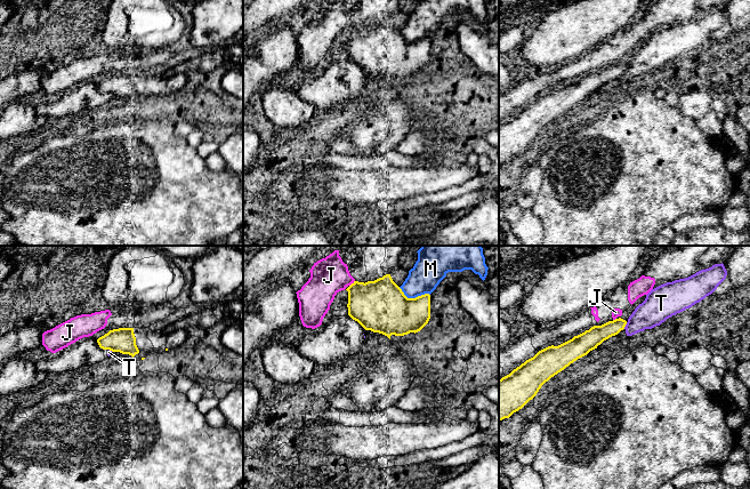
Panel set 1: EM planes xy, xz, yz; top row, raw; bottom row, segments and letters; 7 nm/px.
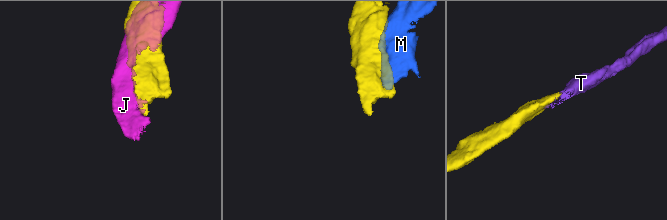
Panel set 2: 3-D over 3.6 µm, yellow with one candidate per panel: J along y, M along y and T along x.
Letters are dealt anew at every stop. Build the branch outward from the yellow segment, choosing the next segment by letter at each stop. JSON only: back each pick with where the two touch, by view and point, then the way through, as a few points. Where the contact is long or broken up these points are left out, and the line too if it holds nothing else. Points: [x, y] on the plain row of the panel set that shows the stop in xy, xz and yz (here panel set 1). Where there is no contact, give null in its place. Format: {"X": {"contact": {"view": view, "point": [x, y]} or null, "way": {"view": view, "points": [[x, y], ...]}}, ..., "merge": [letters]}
{"merge": []}

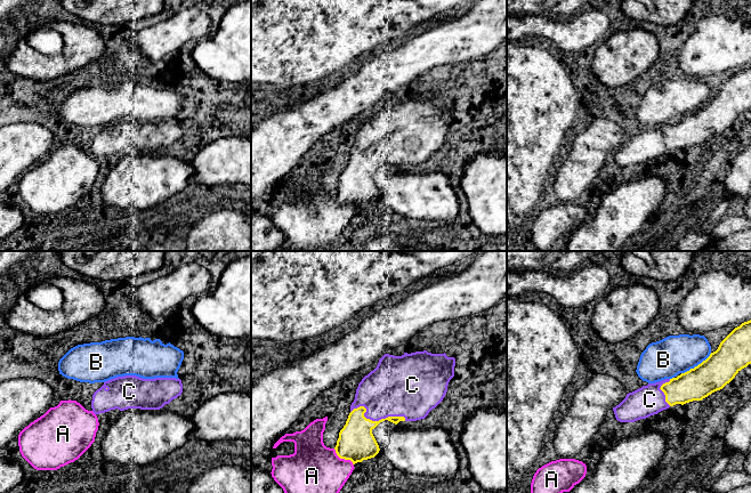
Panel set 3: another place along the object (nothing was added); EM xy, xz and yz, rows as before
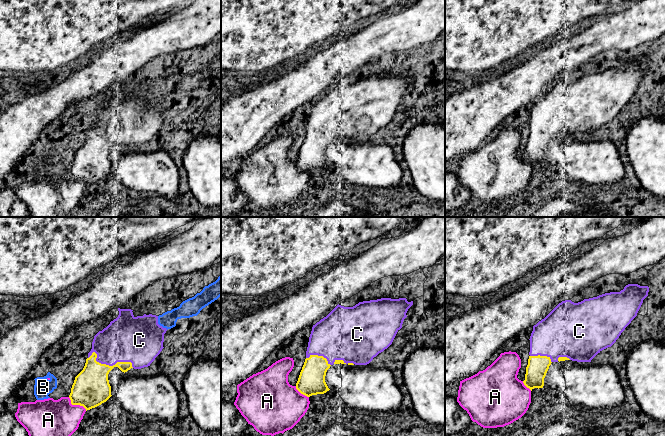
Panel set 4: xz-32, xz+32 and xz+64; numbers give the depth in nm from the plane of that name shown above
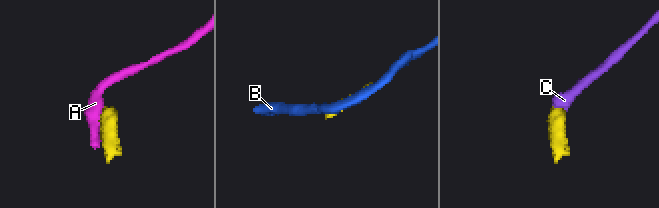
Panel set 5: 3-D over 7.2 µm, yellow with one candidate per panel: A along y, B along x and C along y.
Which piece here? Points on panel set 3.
{"C": {"contact": {"view": "xz", "point": [374, 166]}}, "merge": ["C"]}

